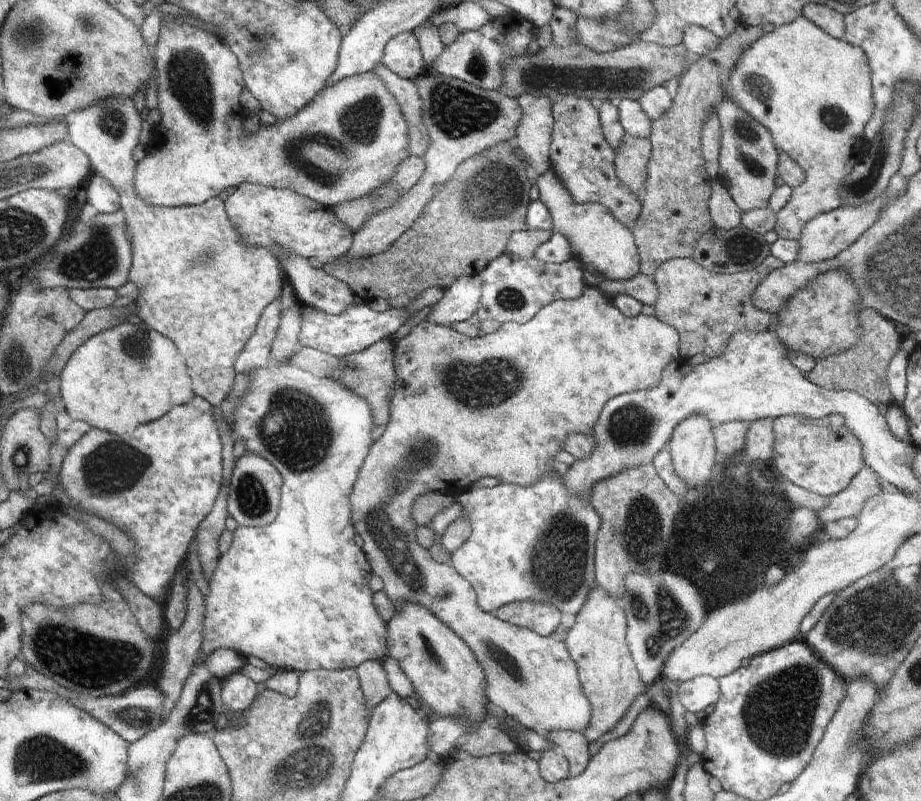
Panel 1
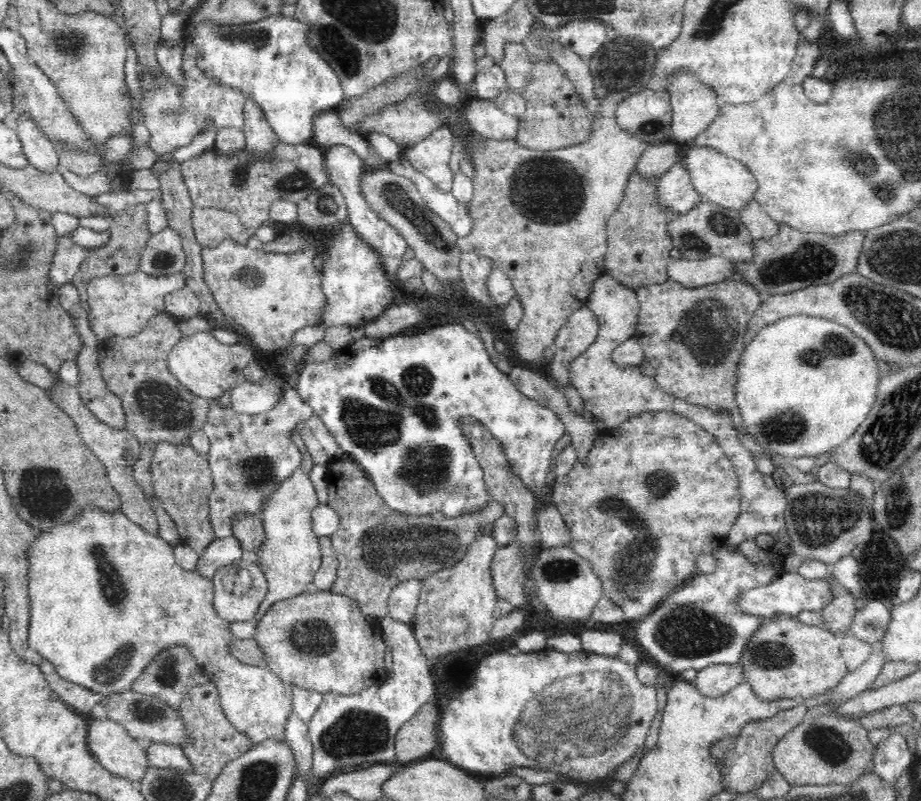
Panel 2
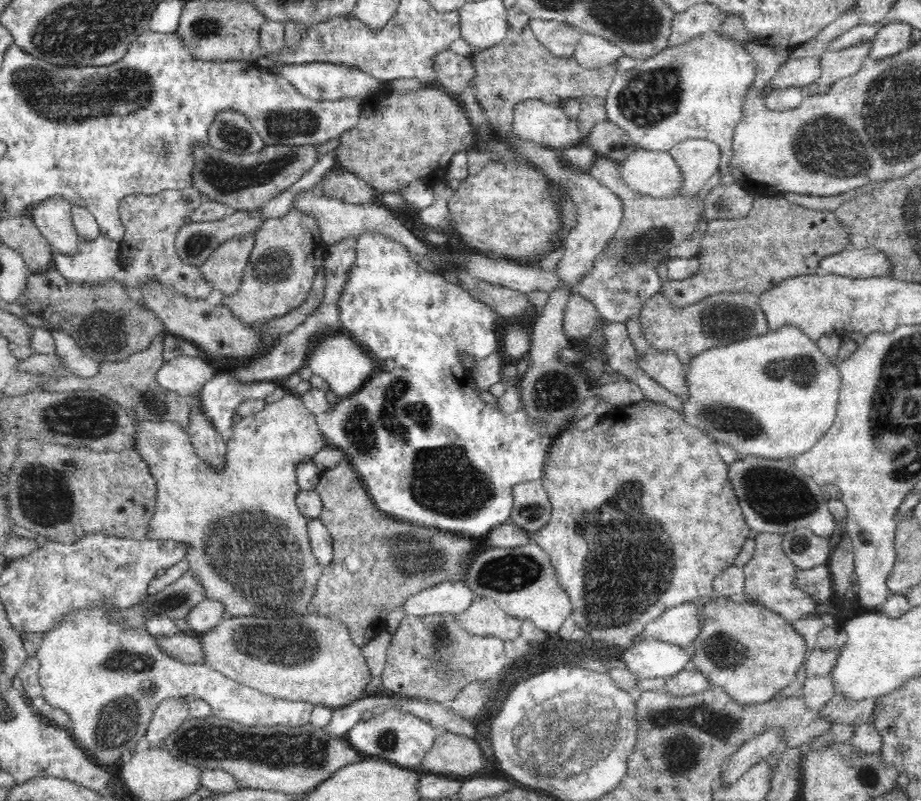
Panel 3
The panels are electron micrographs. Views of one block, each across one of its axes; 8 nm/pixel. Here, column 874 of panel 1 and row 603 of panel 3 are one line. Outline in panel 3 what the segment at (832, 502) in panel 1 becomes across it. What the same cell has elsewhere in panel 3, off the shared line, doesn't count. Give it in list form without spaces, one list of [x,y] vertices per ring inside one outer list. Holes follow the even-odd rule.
[[[476,597],[466,612],[457,615],[460,626],[474,636],[495,636],[514,640],[521,631],[522,620],[508,616],[495,600]]]

